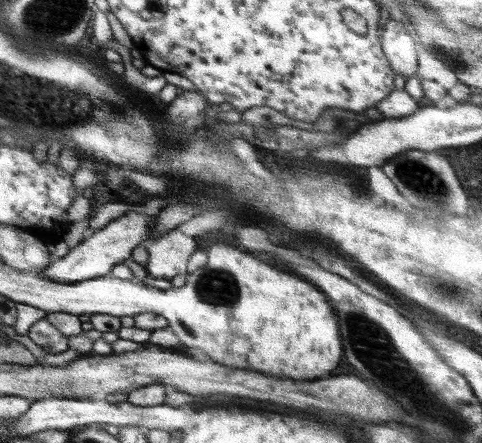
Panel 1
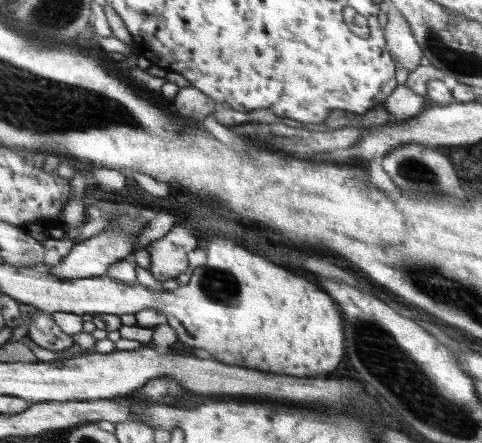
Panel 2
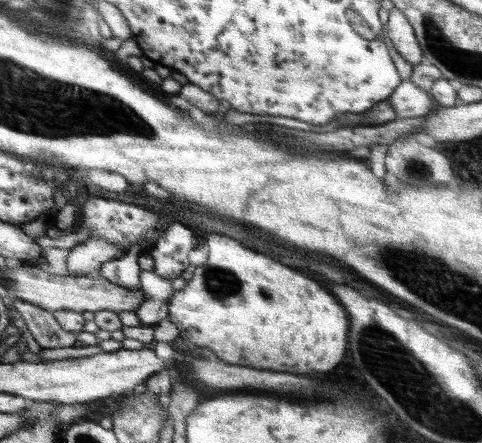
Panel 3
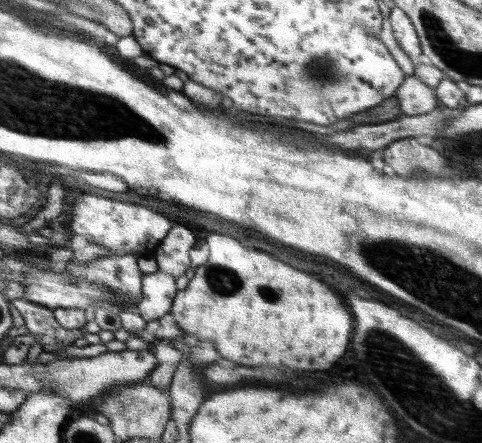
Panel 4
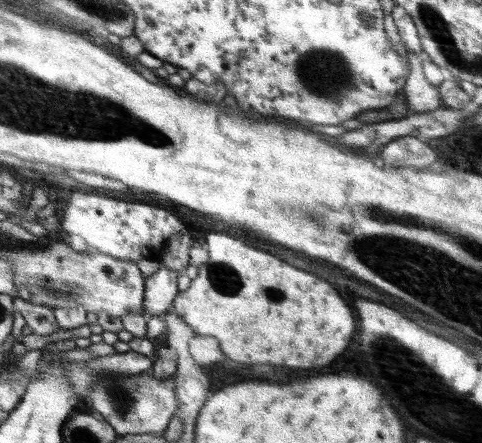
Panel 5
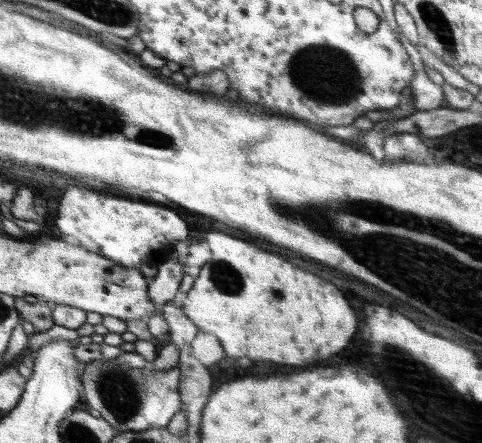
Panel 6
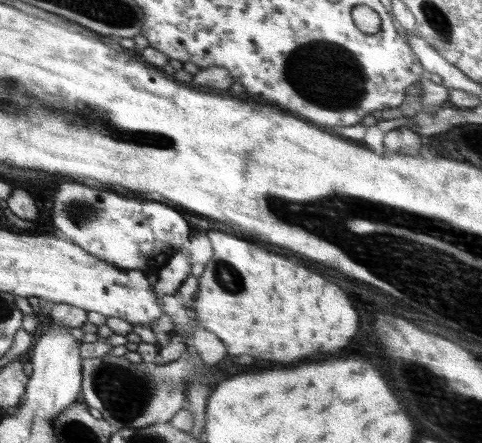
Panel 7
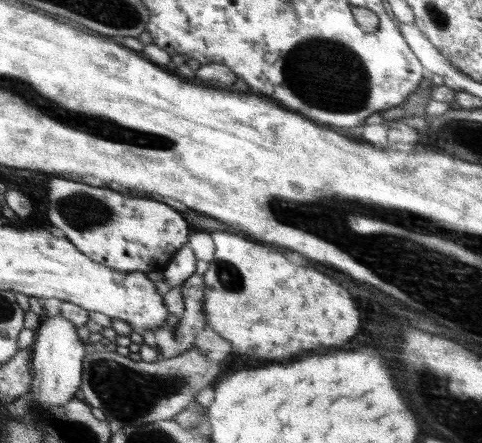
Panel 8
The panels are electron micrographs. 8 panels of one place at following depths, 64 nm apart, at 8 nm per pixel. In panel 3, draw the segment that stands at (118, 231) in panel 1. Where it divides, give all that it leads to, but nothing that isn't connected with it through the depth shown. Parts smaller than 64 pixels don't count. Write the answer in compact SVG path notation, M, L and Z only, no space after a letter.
M90 237L82 245L72 248L68 257L67 268L72 275L90 275L100 272L105 262L110 262L125 254L120 245L100 237Z

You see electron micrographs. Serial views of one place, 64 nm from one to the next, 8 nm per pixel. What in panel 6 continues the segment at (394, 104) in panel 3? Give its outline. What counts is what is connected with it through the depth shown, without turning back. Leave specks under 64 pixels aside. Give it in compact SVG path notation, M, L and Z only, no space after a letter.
M407 44L405 49L409 53L409 59L414 62L414 67L416 67L413 80L409 84L409 87L412 89L417 110L430 110L444 106L443 88L428 78L423 68L424 64L422 64L419 50Z

